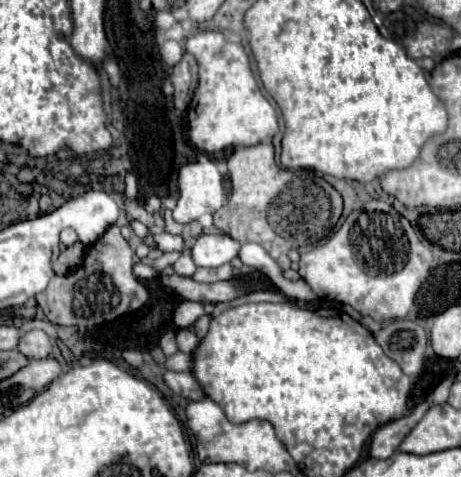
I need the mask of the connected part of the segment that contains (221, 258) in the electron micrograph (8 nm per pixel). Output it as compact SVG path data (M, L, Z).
M224 233L214 235L200 235L190 253L196 267L220 267L224 263L230 263L238 255L240 245Z

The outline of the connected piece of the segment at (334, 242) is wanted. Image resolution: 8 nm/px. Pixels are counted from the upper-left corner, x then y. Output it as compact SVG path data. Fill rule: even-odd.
M374 199L362 205L360 211L352 211L326 245L314 247L300 257L300 277L320 299L346 303L376 321L390 321L408 315L418 287L430 273L430 263L432 253L422 245L408 219L404 219L390 203Z

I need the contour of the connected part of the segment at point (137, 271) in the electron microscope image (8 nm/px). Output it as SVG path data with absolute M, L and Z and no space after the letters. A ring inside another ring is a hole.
M140 261L132 267L132 273L134 273L134 277L138 277L138 279L154 279L154 277L156 277L156 271L154 271L152 267L140 263Z

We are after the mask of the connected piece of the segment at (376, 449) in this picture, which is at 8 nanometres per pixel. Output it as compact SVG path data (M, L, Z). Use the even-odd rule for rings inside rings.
M424 401L410 415L378 427L376 433L372 435L372 441L370 441L370 457L388 459L398 449L398 445L408 435L408 431L422 419L422 415L428 411L428 407L430 405Z

